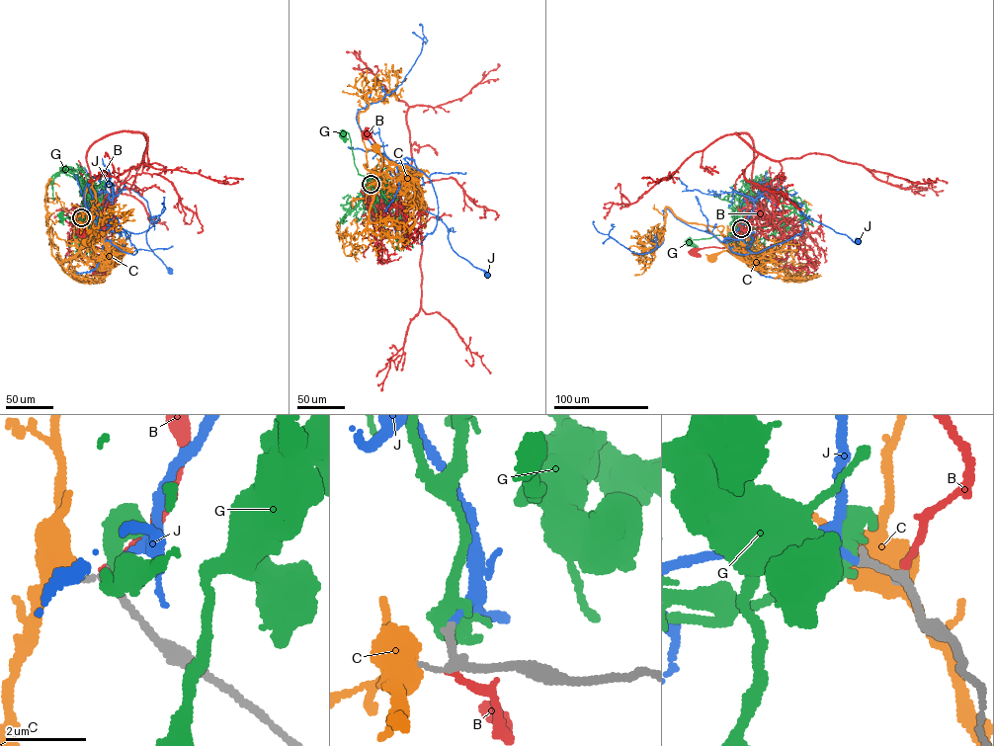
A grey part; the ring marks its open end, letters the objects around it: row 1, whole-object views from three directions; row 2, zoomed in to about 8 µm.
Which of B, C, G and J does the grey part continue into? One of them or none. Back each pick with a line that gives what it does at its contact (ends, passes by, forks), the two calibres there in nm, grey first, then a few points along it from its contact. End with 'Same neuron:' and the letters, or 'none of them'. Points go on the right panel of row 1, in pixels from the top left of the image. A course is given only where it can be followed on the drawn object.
J: it ends there; 130 nm thick on the grey side, 180 nm on the other; it runs (741, 228), (742, 201), (749, 197), (753, 203), (769, 185), (782, 192), (808, 217), (858, 242)
Same neuron: J

